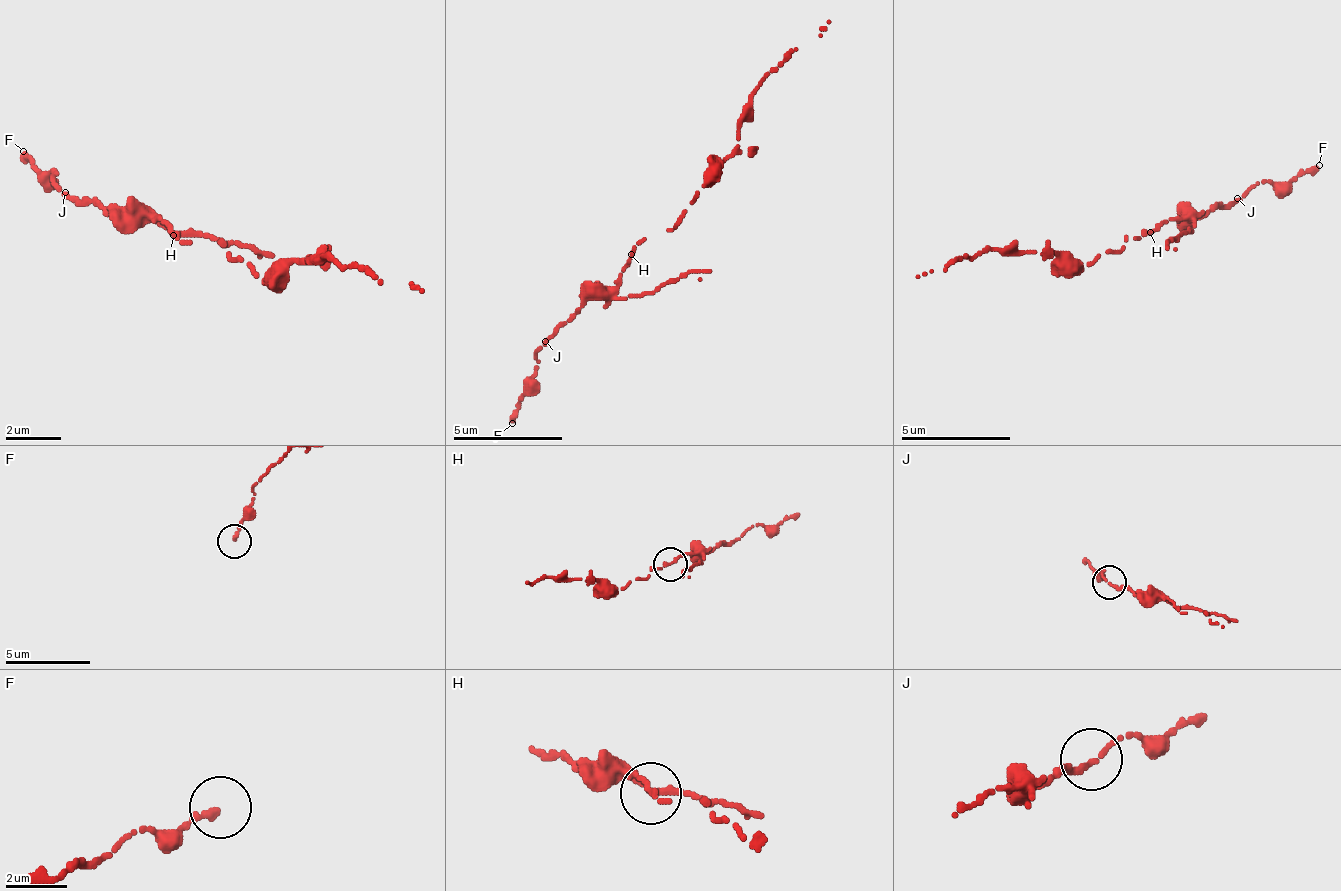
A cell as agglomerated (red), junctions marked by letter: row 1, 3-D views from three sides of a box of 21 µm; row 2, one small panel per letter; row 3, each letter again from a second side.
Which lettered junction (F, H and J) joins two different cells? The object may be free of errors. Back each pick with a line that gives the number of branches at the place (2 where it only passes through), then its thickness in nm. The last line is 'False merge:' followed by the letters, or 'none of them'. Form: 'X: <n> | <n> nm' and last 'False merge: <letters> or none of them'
False merge: none of them

